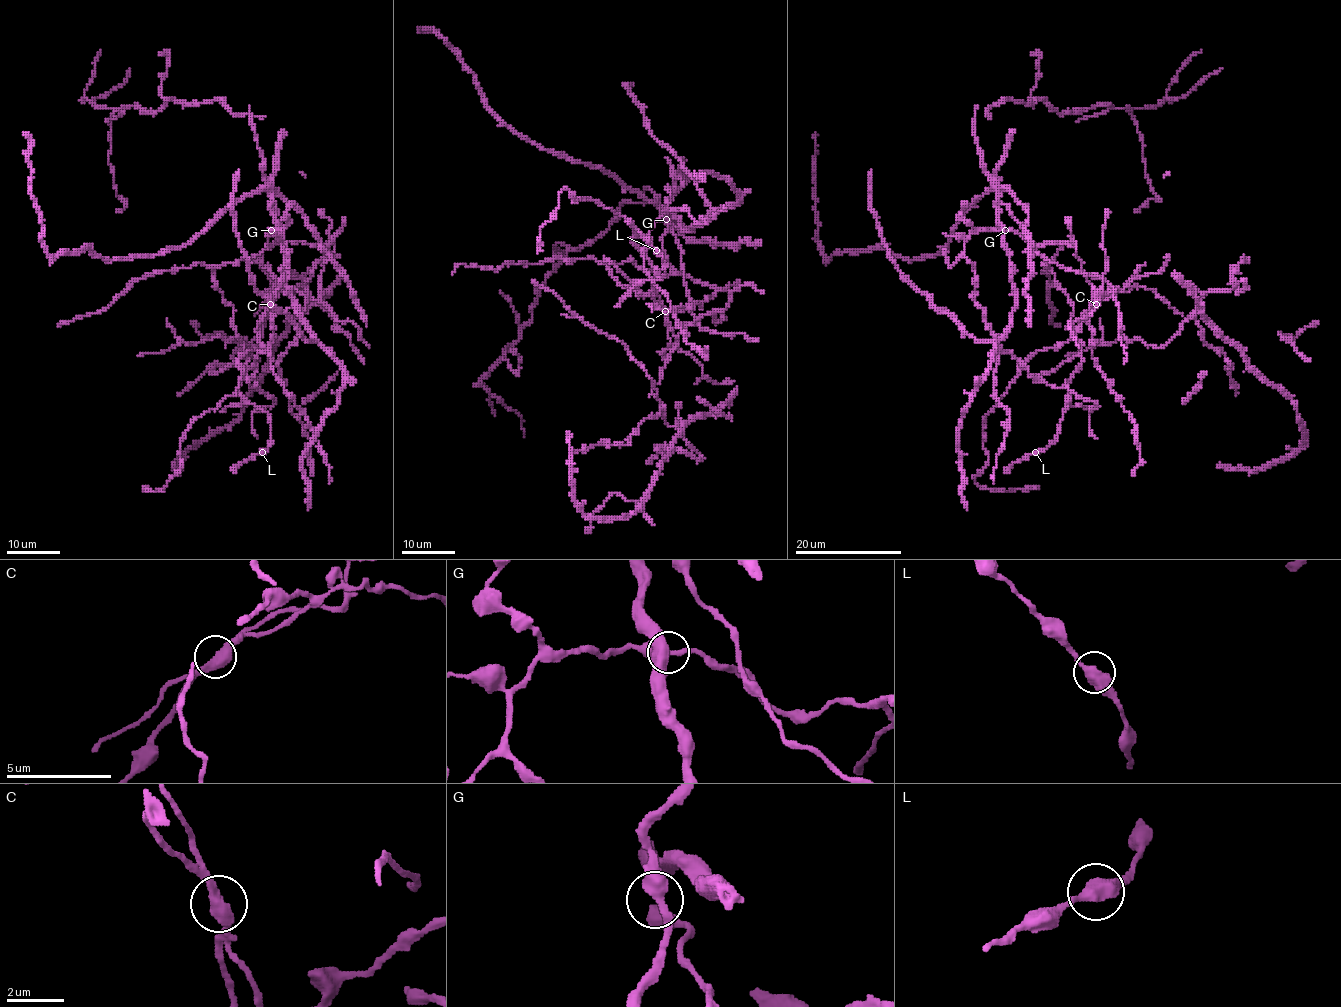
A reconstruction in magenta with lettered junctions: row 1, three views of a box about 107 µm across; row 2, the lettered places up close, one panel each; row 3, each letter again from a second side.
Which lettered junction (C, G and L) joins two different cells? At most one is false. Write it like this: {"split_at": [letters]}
{"split_at": ["C"]}

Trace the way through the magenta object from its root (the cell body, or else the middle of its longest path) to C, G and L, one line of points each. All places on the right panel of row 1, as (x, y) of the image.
C: (1034, 250), (1049, 261), (1074, 271), (1099, 275), (1110, 286), (1109, 291), (1121, 290), (1097, 304)
G: (1034, 250), (1022, 226), (1009, 209), (999, 203), (998, 223), (1005, 230)
L: (1034, 250), (999, 203), (1003, 230), (1061, 246), (1047, 262), (1081, 343), (1059, 432), (1035, 452)

